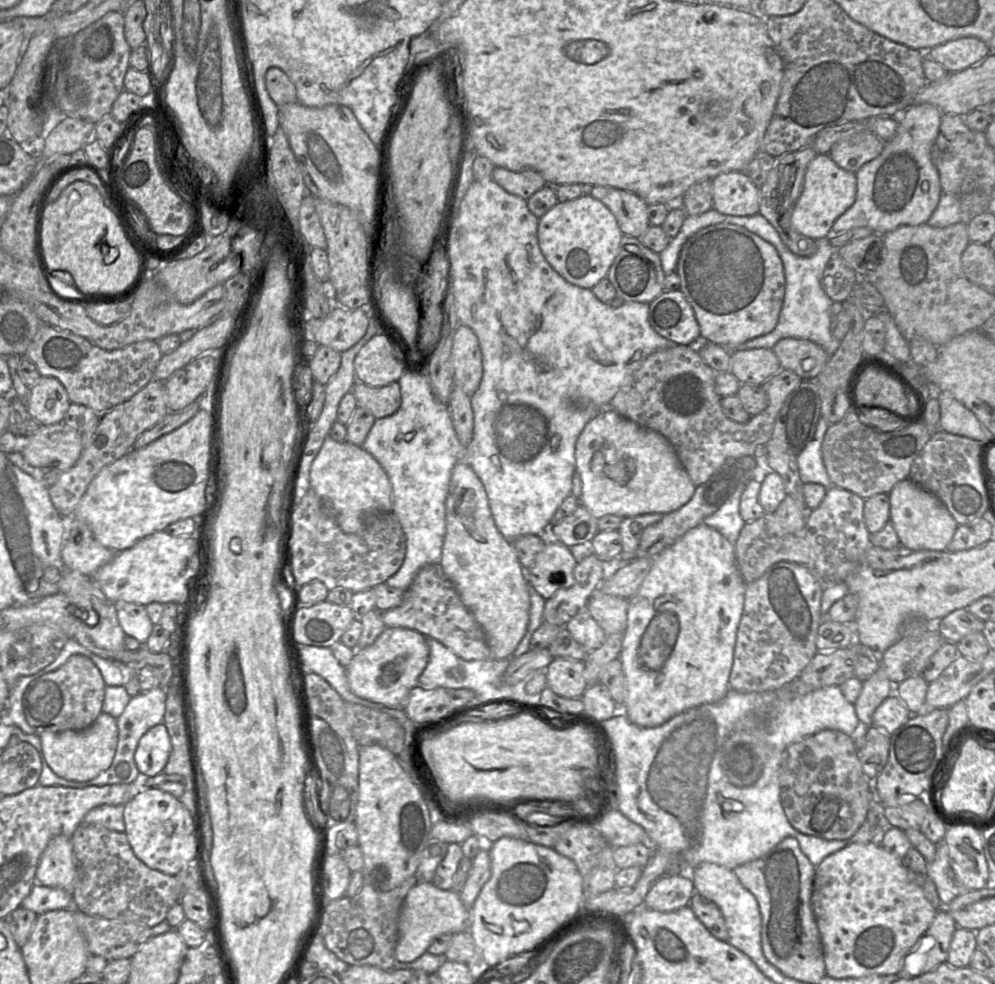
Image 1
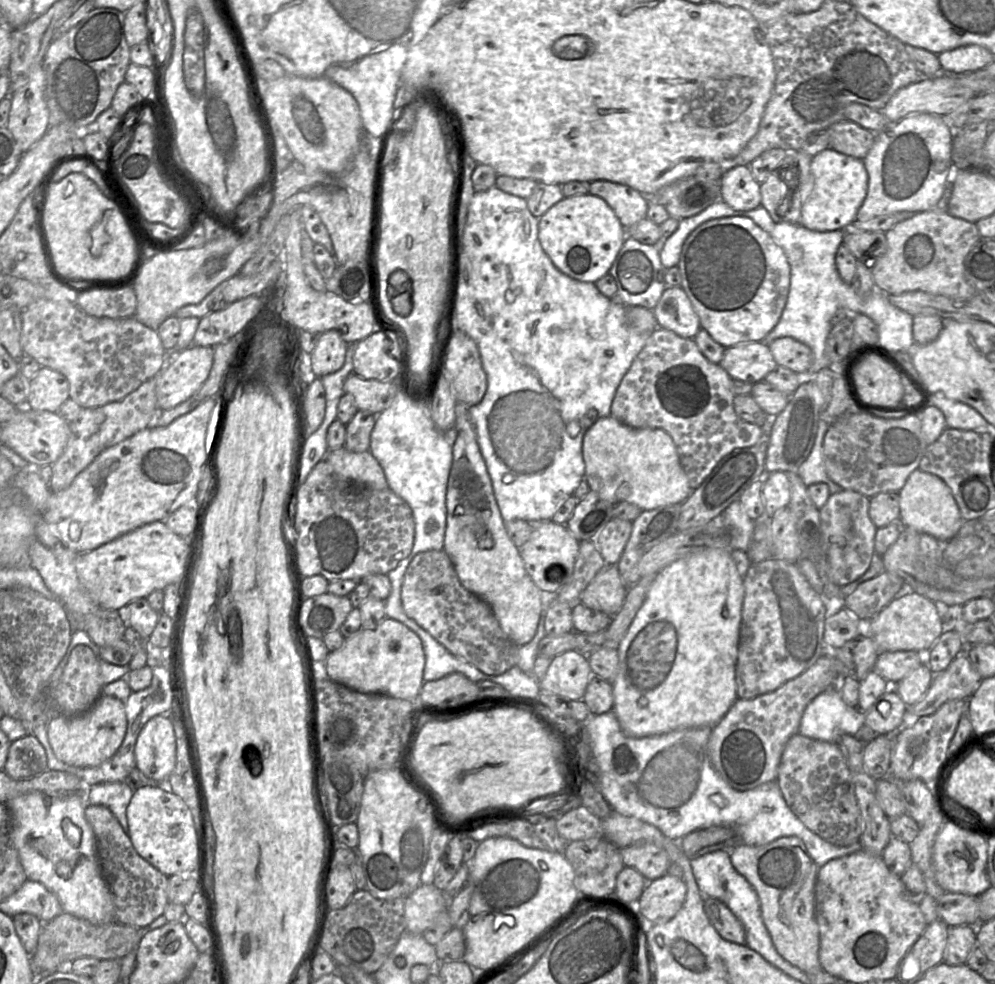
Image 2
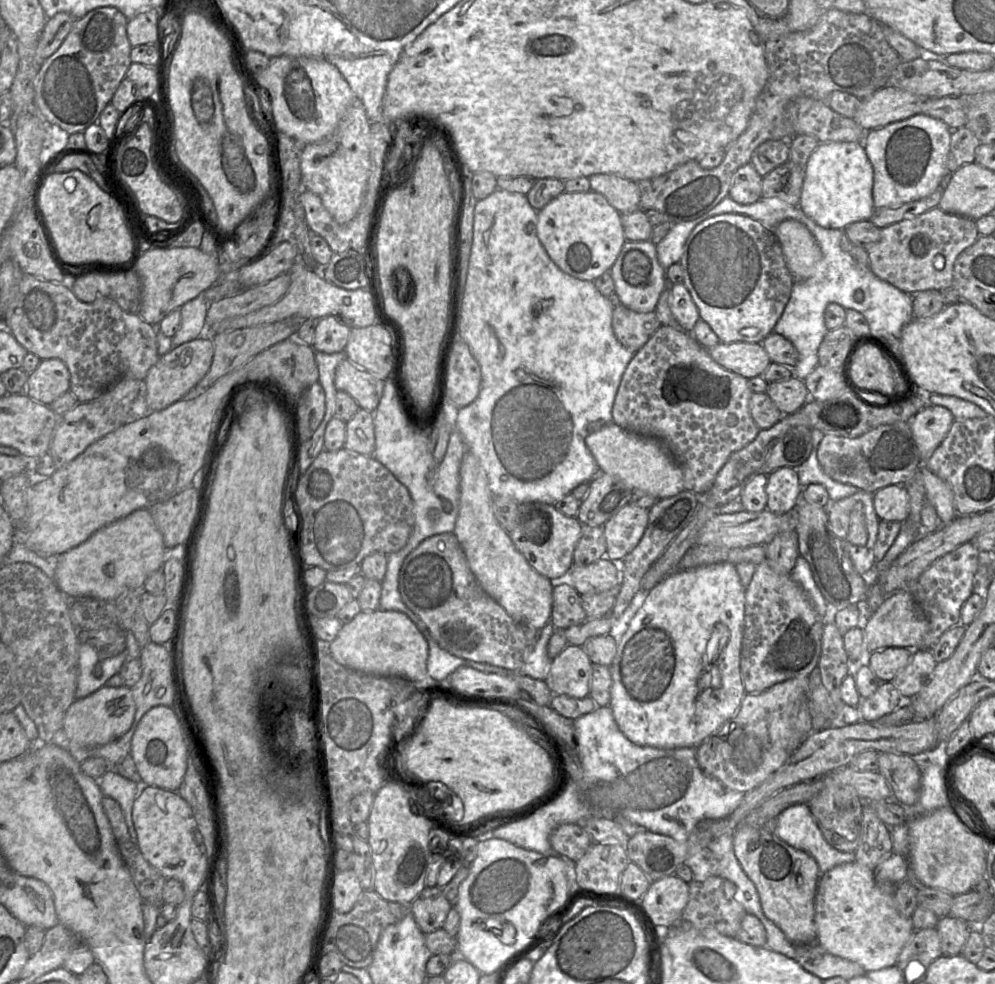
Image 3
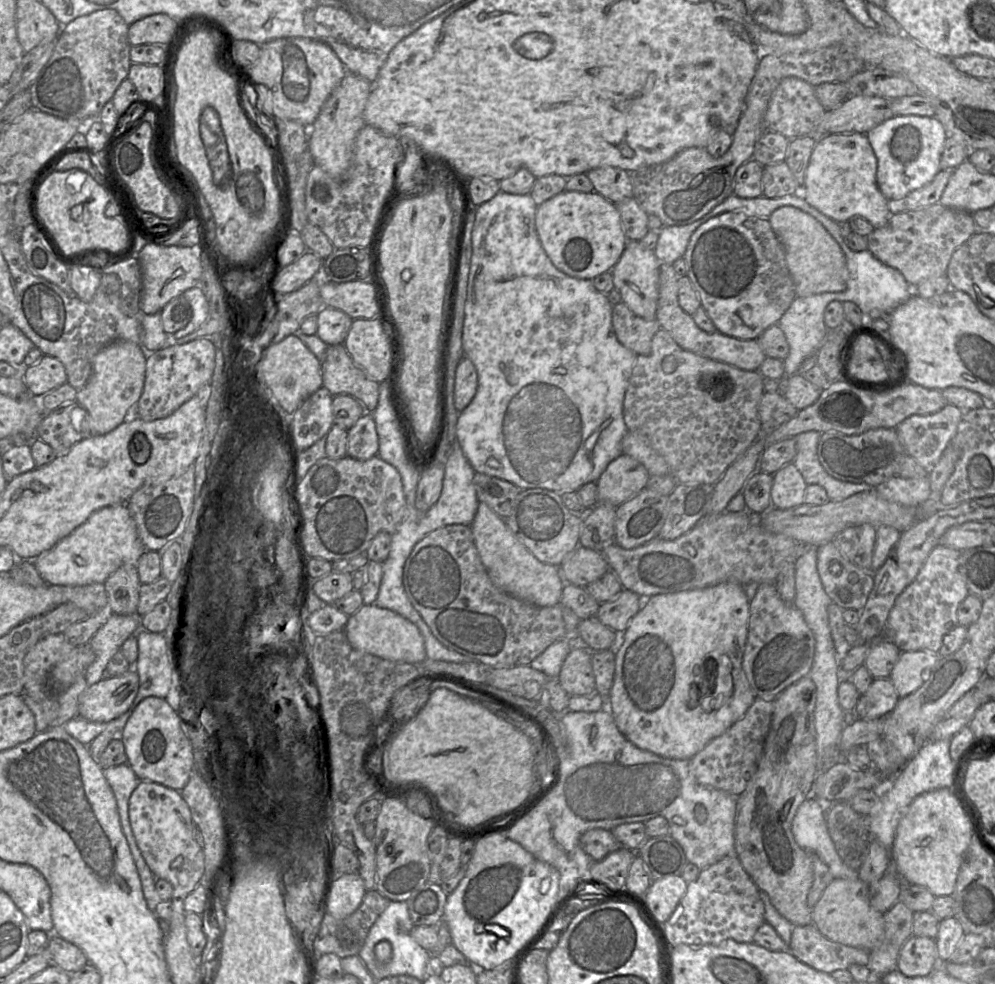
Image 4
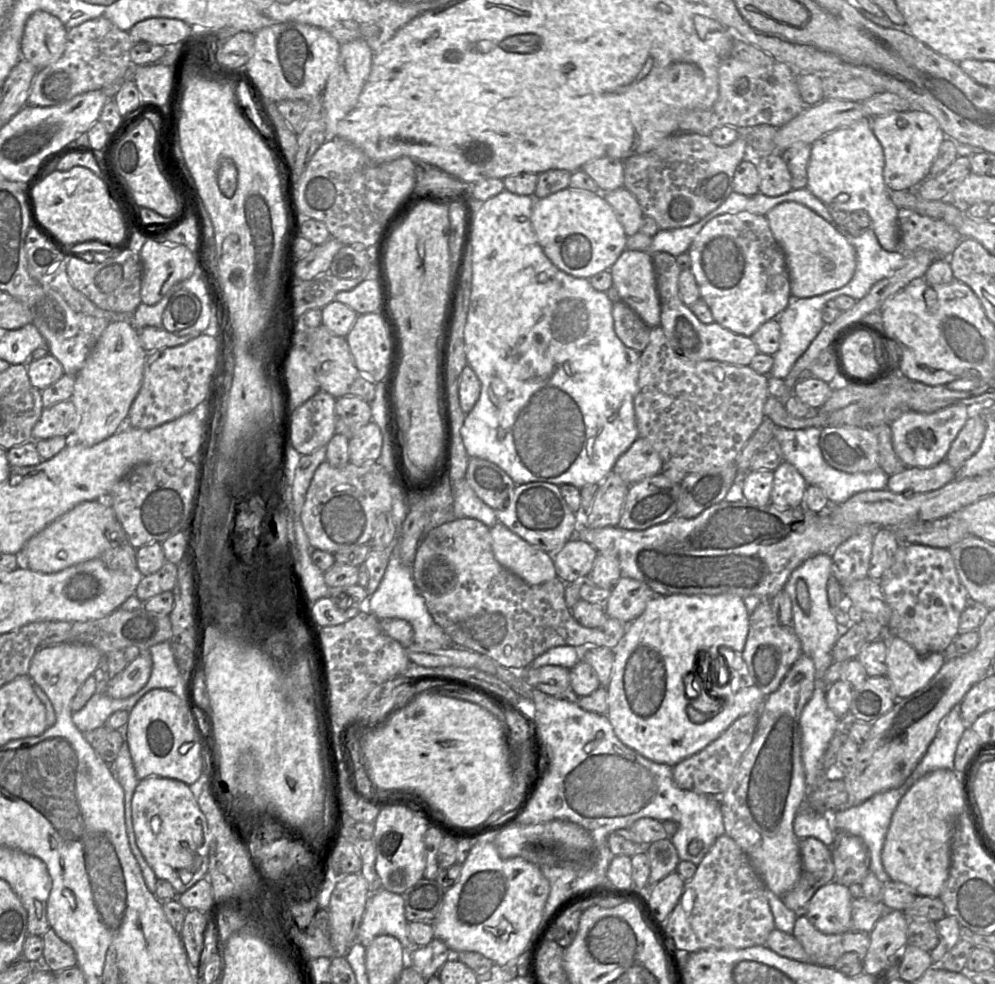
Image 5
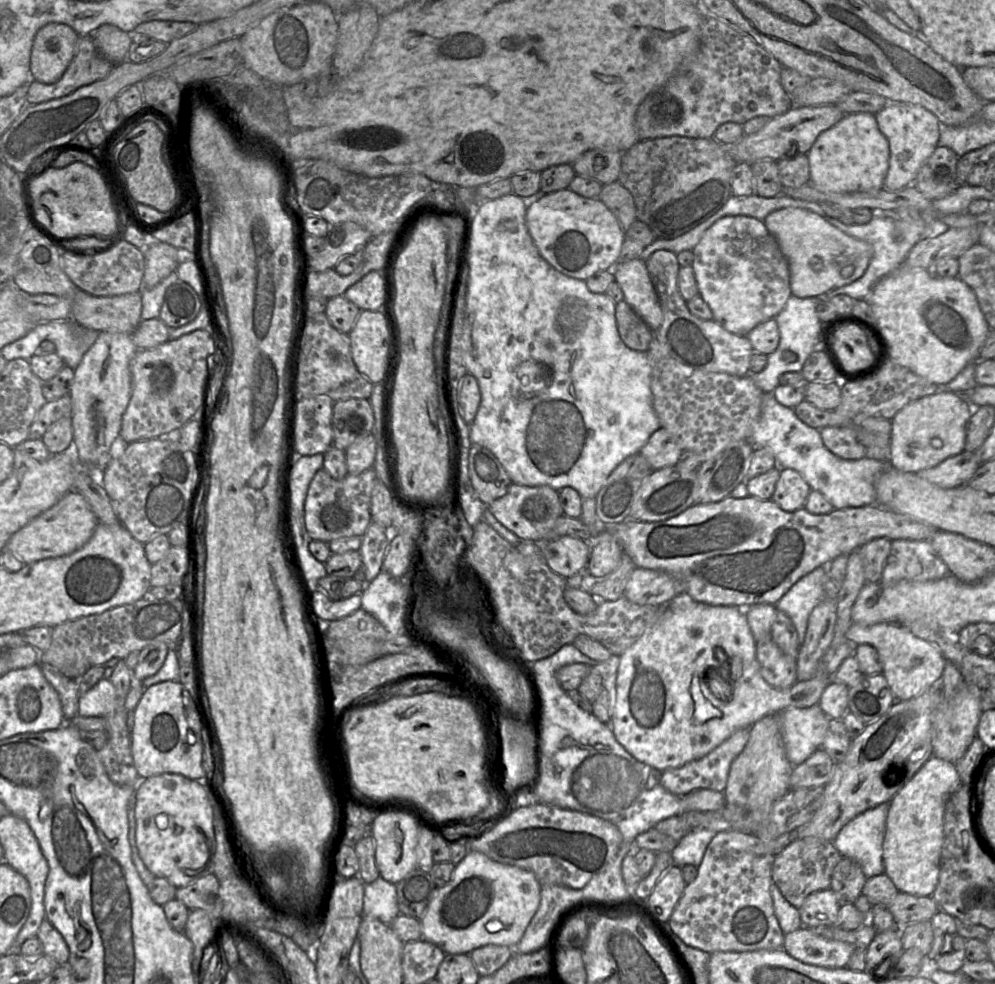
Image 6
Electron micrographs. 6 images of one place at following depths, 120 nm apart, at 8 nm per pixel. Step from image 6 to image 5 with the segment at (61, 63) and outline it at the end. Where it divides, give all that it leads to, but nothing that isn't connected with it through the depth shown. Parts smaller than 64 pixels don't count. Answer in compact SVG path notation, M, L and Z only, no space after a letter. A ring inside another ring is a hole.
M38 10L26 21L21 58L37 69L56 62L64 53L68 29L54 15Z

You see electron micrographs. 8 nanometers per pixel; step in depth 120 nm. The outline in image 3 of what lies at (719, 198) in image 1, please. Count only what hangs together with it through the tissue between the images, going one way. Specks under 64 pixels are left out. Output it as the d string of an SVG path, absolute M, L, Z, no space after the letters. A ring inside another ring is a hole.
M748 163L736 171L728 197L743 205L755 203L762 198L762 180L754 166Z

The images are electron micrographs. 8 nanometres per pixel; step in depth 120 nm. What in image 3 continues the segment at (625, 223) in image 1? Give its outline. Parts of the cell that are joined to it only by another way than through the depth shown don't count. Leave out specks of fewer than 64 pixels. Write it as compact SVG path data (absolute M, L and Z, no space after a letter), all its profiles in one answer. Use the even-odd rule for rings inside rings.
M595 174L589 177L590 190L602 194L621 215L640 209L637 182L614 175Z

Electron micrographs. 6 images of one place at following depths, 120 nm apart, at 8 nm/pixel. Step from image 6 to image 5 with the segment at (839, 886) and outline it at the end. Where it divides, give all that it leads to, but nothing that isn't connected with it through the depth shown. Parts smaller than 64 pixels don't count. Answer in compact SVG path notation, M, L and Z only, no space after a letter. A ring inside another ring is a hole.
M836 831L831 847L834 882L850 887L861 885L870 872L869 850L863 840L845 831Z

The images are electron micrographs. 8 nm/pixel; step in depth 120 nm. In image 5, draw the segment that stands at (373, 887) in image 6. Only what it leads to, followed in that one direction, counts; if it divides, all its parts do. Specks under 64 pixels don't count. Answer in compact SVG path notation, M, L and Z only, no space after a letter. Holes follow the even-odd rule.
M381 888L379 891L375 893L371 893L370 896L368 897L365 911L362 916L362 920L356 935L356 941L360 942L362 945L366 947L376 936L381 934L388 934L397 938L407 953L413 947L419 947L413 946L411 939L408 937L408 921L405 917L404 900L402 895L390 892L384 888Z

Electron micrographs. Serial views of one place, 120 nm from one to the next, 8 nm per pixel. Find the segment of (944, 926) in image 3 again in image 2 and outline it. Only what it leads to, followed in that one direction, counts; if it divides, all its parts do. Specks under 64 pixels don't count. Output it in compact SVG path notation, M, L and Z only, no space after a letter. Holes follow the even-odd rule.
M960 925L948 929L945 959L949 965L965 964L977 944L977 926Z

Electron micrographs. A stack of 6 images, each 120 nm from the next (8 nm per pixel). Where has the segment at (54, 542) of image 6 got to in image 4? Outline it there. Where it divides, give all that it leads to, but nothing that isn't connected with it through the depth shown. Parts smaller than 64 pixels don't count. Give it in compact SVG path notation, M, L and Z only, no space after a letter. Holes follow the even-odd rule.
M126 504L111 505L93 512L71 534L40 554L34 565L40 576L52 585L83 586L103 583L124 564L137 566L146 548L139 538L135 521Z

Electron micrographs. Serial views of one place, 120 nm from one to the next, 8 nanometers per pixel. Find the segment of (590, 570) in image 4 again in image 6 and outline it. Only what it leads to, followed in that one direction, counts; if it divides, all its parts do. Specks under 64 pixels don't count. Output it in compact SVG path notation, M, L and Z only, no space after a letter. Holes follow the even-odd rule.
M560 536L541 545L541 555L548 567L563 578L569 578L587 568L590 544L570 536Z

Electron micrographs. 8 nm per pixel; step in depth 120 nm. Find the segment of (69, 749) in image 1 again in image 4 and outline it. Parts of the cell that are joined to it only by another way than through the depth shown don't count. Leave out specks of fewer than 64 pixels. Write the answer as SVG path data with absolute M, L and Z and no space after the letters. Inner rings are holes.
M136 671L102 679L88 686L80 695L77 715L93 722L110 722L131 707L138 689Z

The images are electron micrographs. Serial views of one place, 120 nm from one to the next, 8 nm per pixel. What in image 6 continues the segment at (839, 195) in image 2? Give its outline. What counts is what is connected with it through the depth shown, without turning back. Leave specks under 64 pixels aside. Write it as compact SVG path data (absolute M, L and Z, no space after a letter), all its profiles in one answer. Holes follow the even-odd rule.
M869 112L846 114L836 125L817 137L807 156L810 182L822 191L836 193L878 191L884 187L889 168L889 142L879 130L875 114Z

